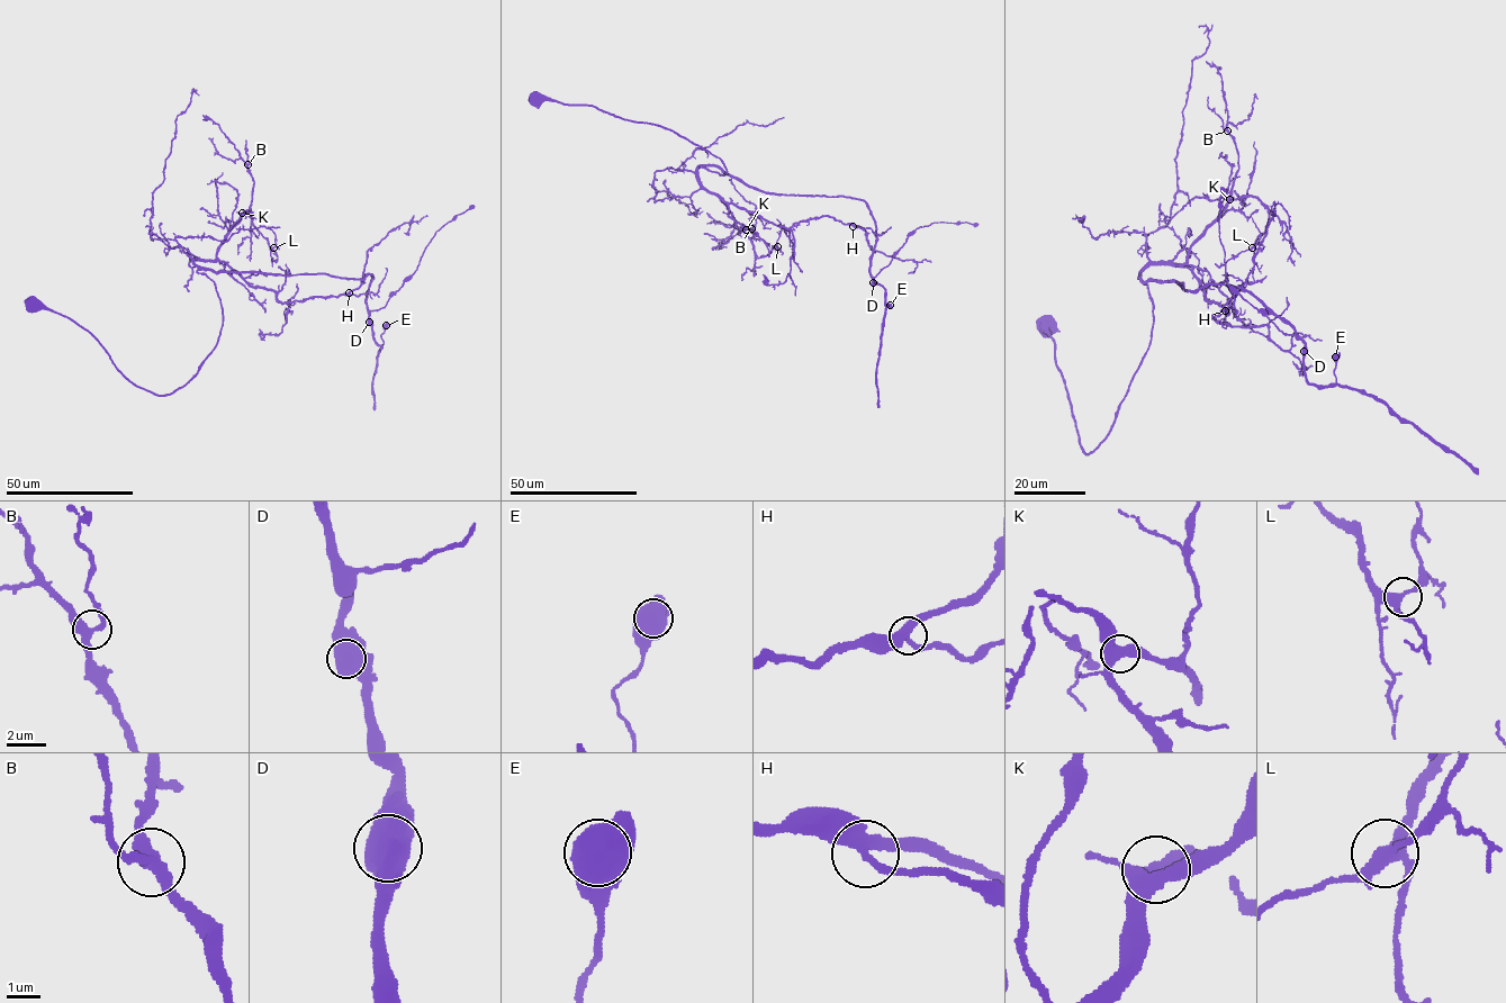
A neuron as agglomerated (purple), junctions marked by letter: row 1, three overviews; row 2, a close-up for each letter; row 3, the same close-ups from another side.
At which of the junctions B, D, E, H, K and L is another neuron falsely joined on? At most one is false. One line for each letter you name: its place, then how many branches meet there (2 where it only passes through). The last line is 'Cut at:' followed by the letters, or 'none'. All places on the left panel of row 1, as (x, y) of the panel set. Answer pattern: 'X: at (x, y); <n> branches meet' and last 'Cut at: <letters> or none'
Cut at: none

